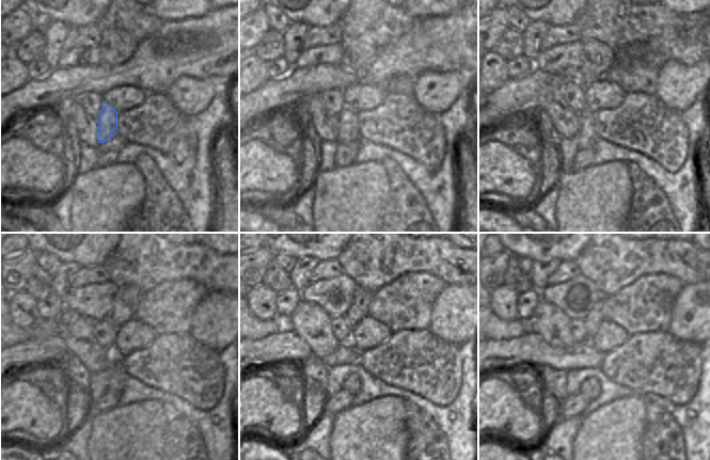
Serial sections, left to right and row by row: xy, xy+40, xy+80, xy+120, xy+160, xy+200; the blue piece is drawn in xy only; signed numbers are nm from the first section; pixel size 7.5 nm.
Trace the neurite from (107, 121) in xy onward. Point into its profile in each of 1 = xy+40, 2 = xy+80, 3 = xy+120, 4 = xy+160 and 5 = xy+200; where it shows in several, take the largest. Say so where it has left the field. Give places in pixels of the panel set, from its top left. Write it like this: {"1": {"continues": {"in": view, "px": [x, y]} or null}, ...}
{"1": {"continues": {"in": "xy+40", "px": [348, 129]}}, "2": {"continues": {"in": "xy+80", "px": [586, 136]}}, "3": {"continues": {"in": "xy+120", "px": [115, 384]}}, "4": {"continues": {"in": "xy+160", "px": [352, 384]}}, "5": {"continues": {"in": "xy+200", "px": [590, 389]}}}

